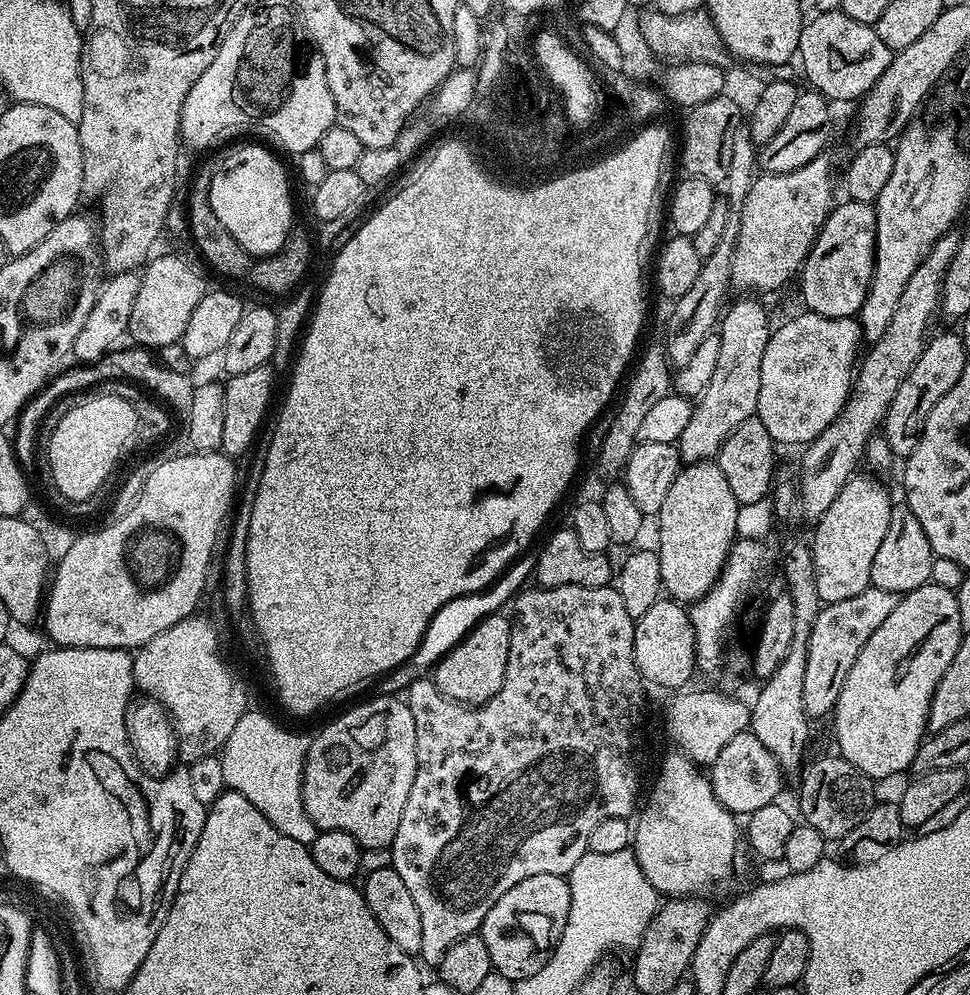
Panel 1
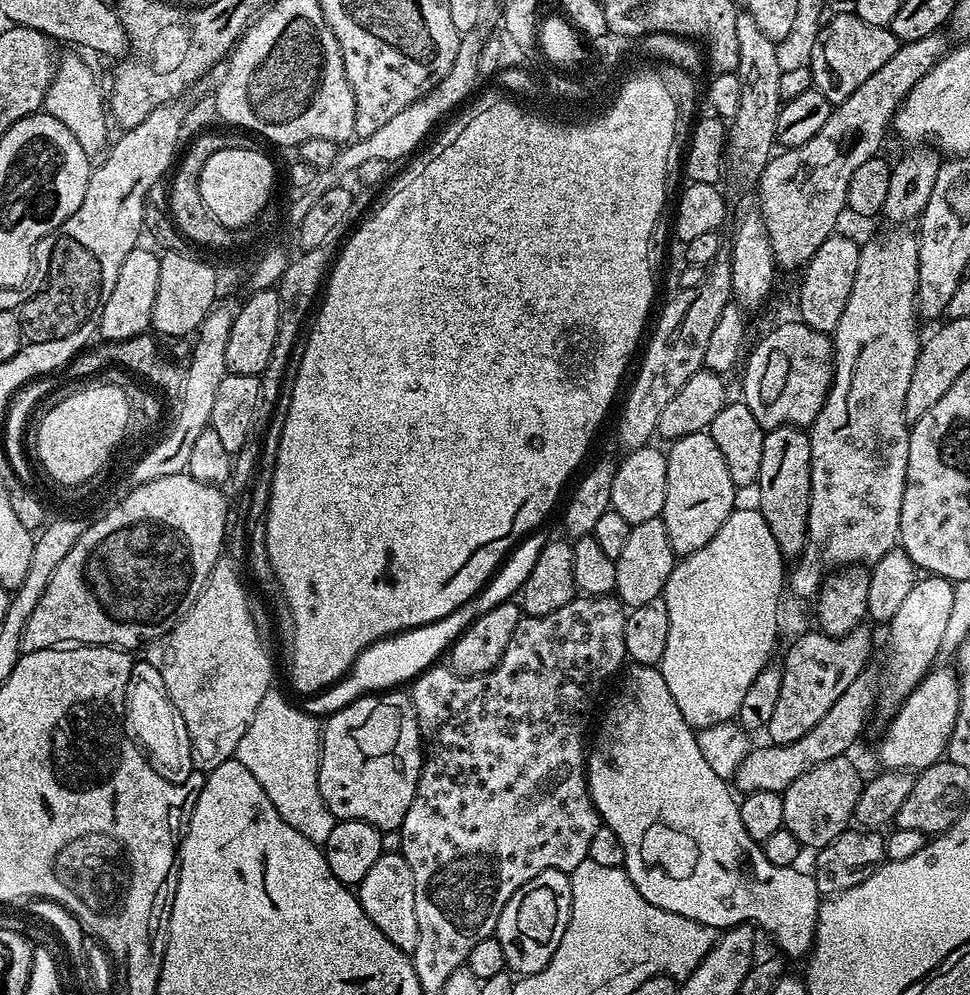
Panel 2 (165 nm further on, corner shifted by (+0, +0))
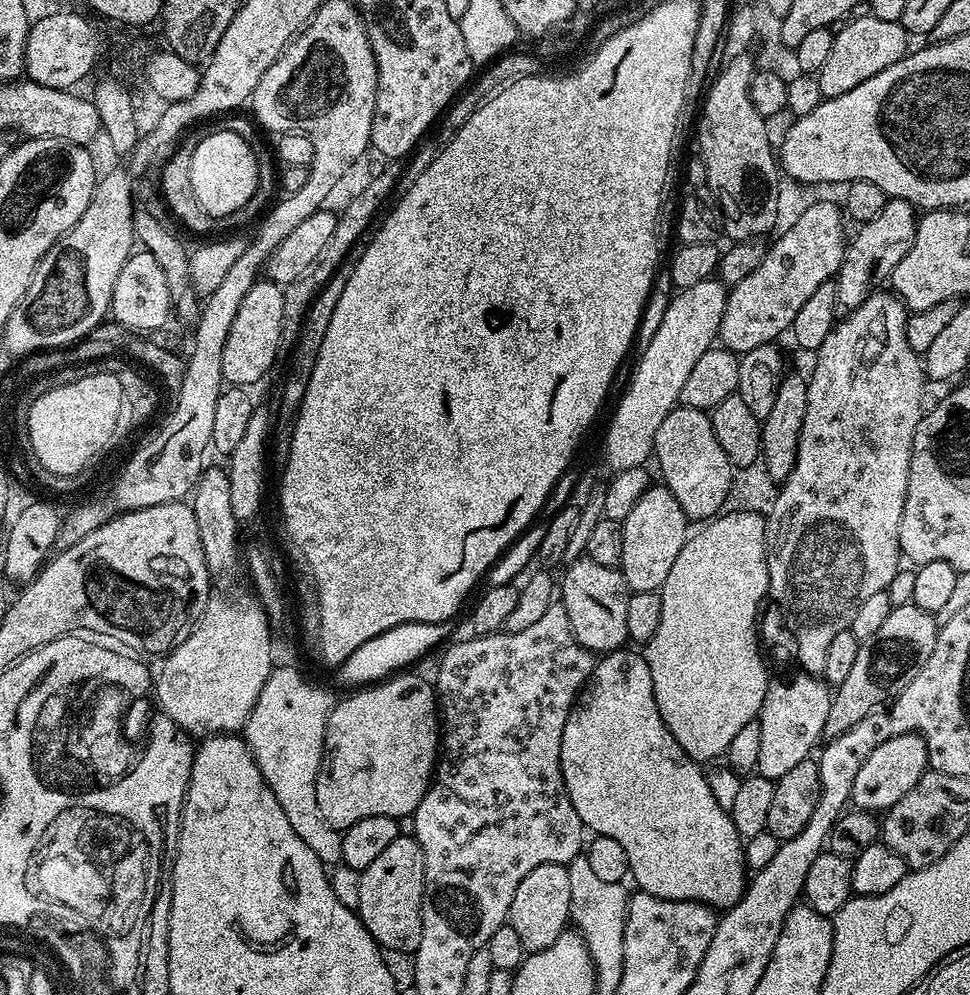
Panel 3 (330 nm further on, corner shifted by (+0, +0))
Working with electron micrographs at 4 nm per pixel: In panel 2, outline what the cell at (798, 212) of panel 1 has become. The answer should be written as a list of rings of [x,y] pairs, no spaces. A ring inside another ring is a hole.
[[[943,31],[926,34],[926,38],[905,40],[894,58],[884,65],[850,98],[833,107],[830,118],[810,142],[802,142],[797,148],[777,151],[762,170],[758,193],[758,211],[770,238],[772,253],[781,269],[803,269],[818,246],[837,231],[836,223],[846,212],[846,190],[850,186],[850,174],[881,150],[884,134],[889,132],[896,111],[914,90],[914,86],[945,55]]]

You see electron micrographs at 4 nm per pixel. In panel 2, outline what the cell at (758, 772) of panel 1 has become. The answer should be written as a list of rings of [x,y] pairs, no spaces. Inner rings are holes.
[[[855,687],[848,688],[846,694],[842,694],[842,698],[838,698],[838,702],[834,702],[834,706],[826,714],[826,718],[822,718],[822,722],[818,722],[818,726],[814,726],[802,738],[789,744],[769,743],[768,748],[753,747],[752,752],[746,754],[744,761],[737,767],[734,777],[735,787],[737,789],[740,787],[741,793],[744,794],[758,790],[783,793],[784,789],[789,788],[803,772],[809,772],[815,764],[830,762],[830,758],[838,758],[851,753],[852,743],[864,732],[864,708],[860,705],[859,698],[856,697],[856,691]]]

